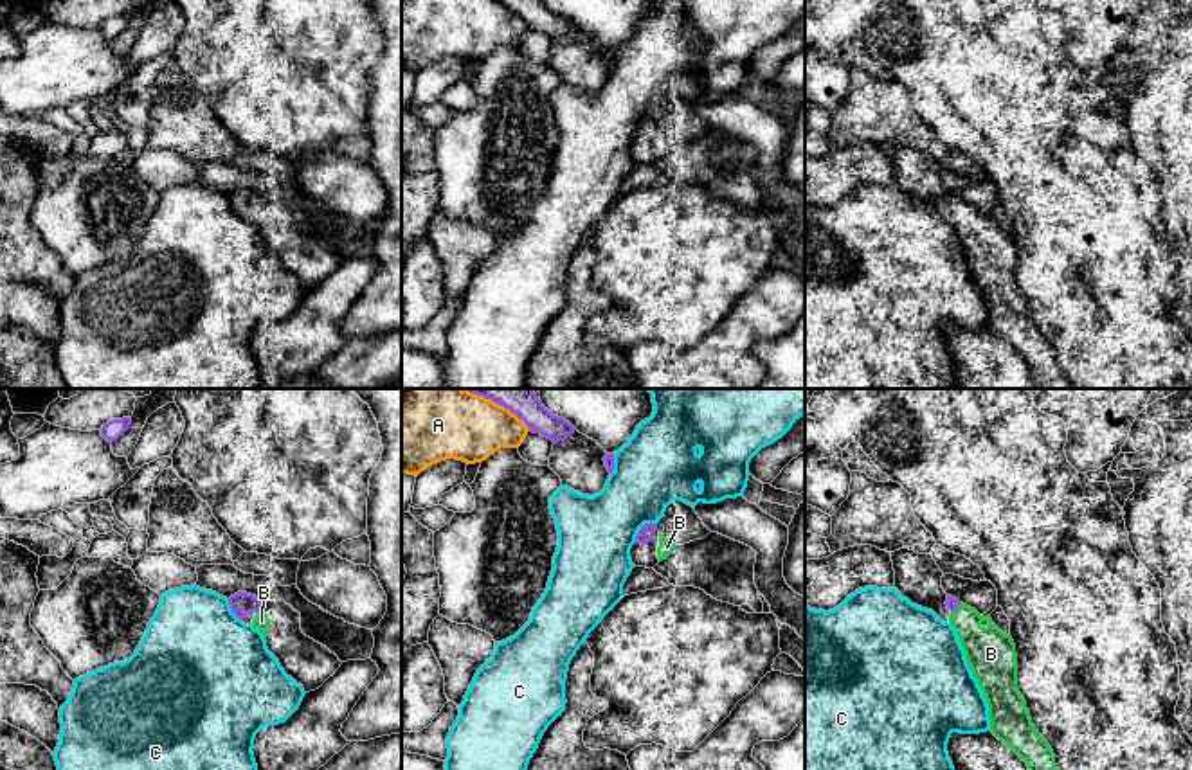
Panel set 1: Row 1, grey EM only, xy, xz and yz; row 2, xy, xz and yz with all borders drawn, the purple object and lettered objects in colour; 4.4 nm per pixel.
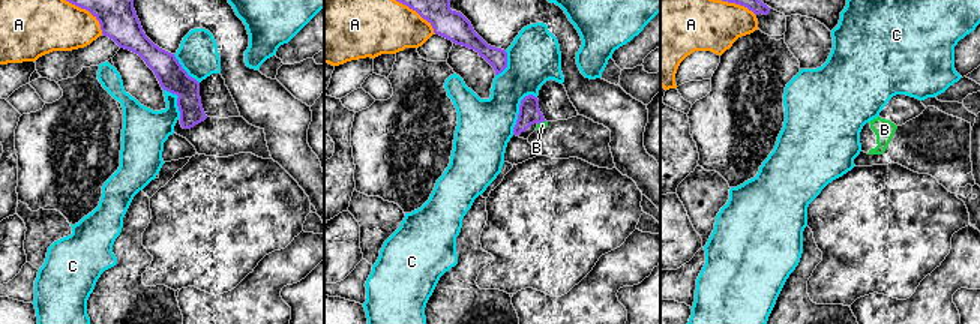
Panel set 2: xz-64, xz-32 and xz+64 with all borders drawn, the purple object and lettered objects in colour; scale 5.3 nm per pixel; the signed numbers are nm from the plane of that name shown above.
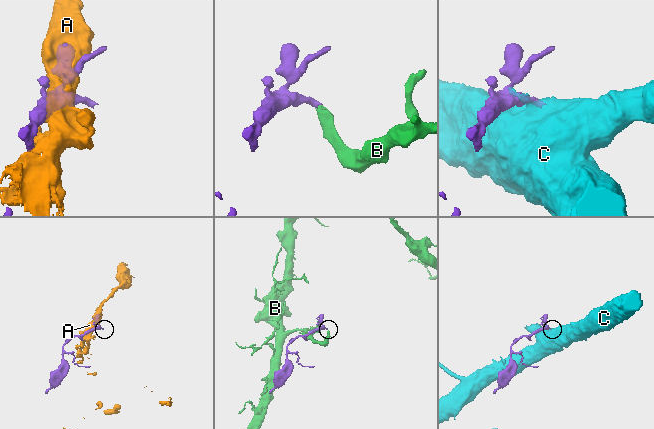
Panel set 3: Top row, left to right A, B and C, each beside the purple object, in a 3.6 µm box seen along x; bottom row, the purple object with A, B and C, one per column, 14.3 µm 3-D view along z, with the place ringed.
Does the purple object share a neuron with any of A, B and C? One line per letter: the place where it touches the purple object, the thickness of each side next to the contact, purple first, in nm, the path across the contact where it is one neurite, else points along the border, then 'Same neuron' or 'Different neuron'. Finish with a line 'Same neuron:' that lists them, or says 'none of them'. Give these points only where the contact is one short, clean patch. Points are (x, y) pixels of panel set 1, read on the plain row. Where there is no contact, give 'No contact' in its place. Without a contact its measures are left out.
A: Touches purple at xz (514, 9). Thickness 120 nm (purple) against 260 nm. Different neuron
B: Touches purple at xy (258, 207). Thickness 110 nm (purple) against 70 nm. Same neuron
C: Touches purple at xz (641, 125). Thickness 70 nm (purple) against 340 nm. Boundary: xz (656, 121), (645, 121), (634, 139). Different neuron
Same neuron: B

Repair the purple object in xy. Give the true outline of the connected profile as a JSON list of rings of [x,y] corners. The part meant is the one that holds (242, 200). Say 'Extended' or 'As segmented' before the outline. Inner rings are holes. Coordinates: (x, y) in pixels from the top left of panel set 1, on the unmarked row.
Extended. [[[238,189],[234,192],[229,194],[229,201],[230,201],[230,207],[232,210],[238,214],[238,216],[245,216],[250,209],[256,210],[254,218],[250,219],[254,225],[257,225],[265,237],[266,237],[266,228],[268,228],[268,223],[270,223],[270,216],[268,212],[263,209],[263,201],[265,198],[261,198],[259,194],[252,192],[252,191],[247,191],[247,189]]]

